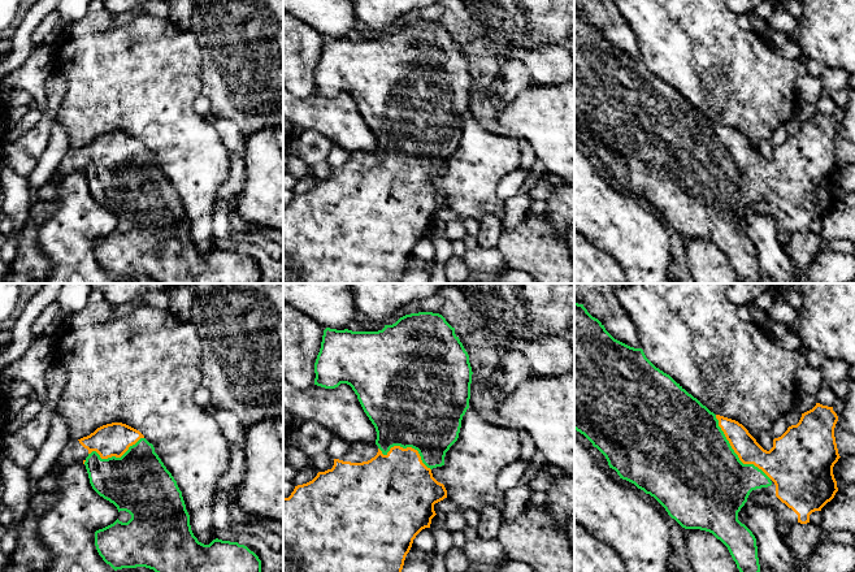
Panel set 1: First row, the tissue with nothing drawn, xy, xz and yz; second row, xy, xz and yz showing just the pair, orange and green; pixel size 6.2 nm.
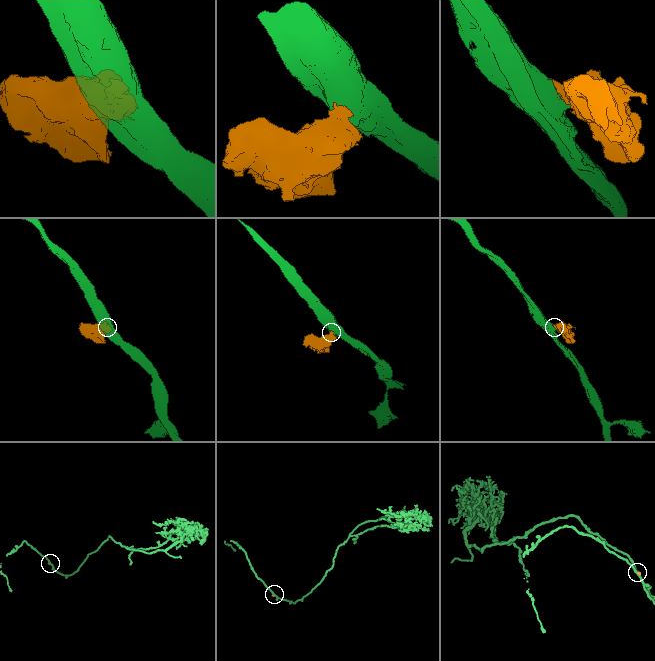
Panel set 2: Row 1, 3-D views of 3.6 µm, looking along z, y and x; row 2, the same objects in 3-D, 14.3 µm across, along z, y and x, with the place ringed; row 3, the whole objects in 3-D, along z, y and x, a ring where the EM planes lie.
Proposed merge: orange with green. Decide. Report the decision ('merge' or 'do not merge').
merge

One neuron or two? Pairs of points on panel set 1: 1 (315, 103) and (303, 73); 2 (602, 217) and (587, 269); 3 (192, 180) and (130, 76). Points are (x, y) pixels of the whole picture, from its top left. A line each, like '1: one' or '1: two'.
1: two
2: two
3: one

